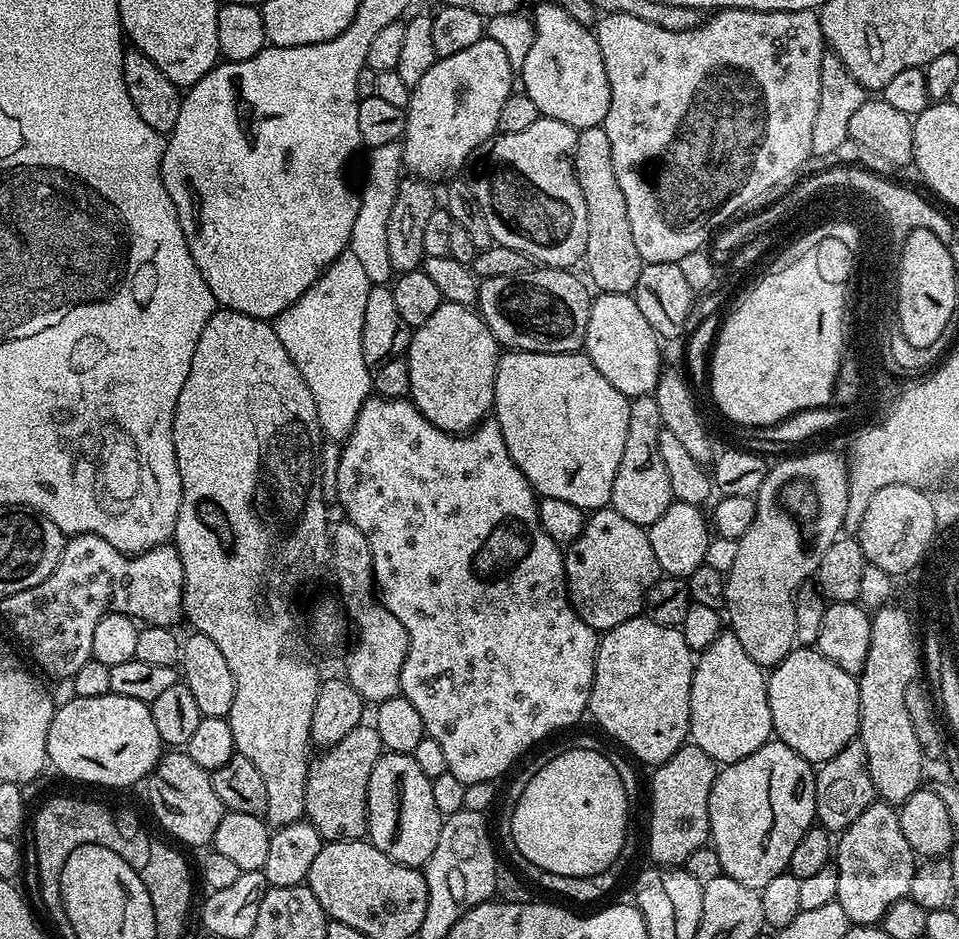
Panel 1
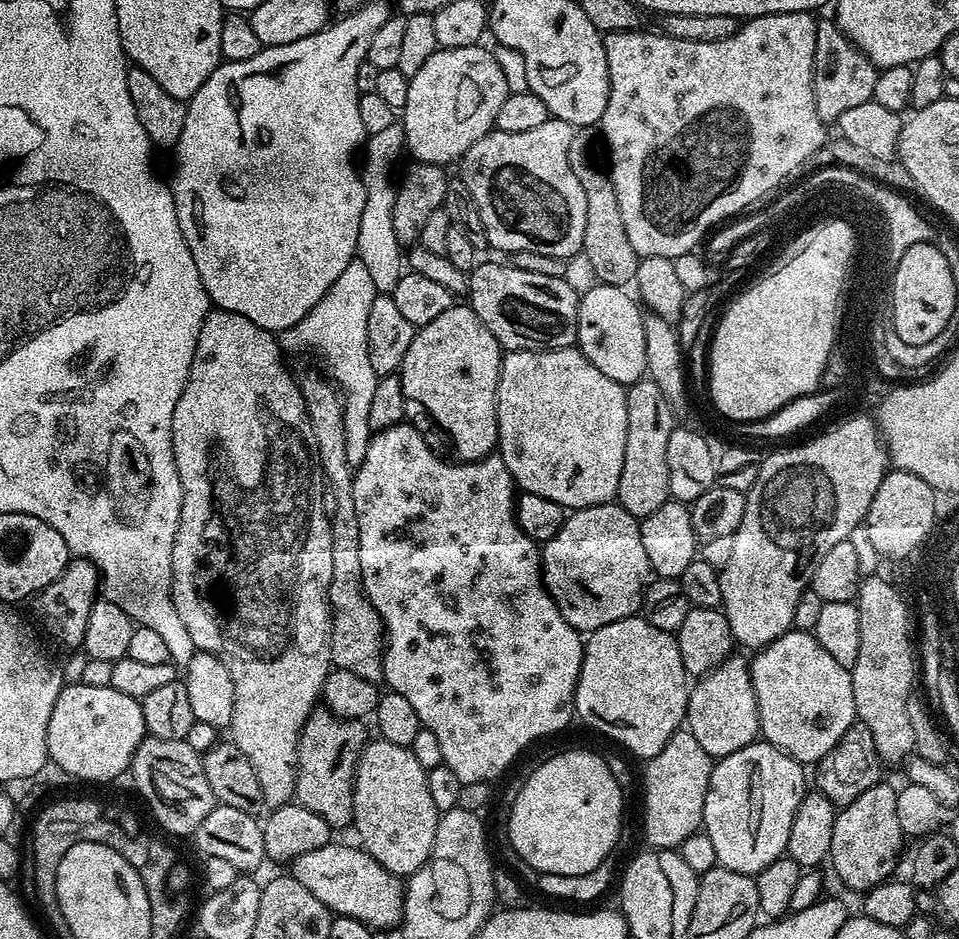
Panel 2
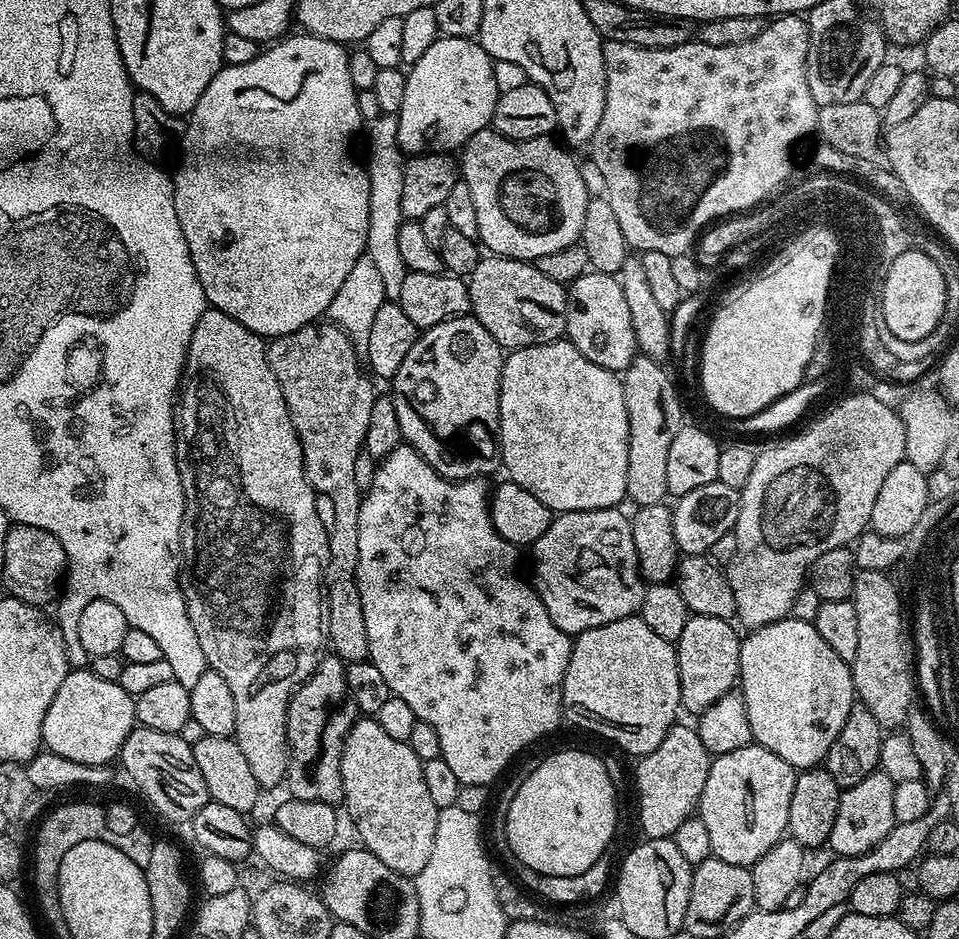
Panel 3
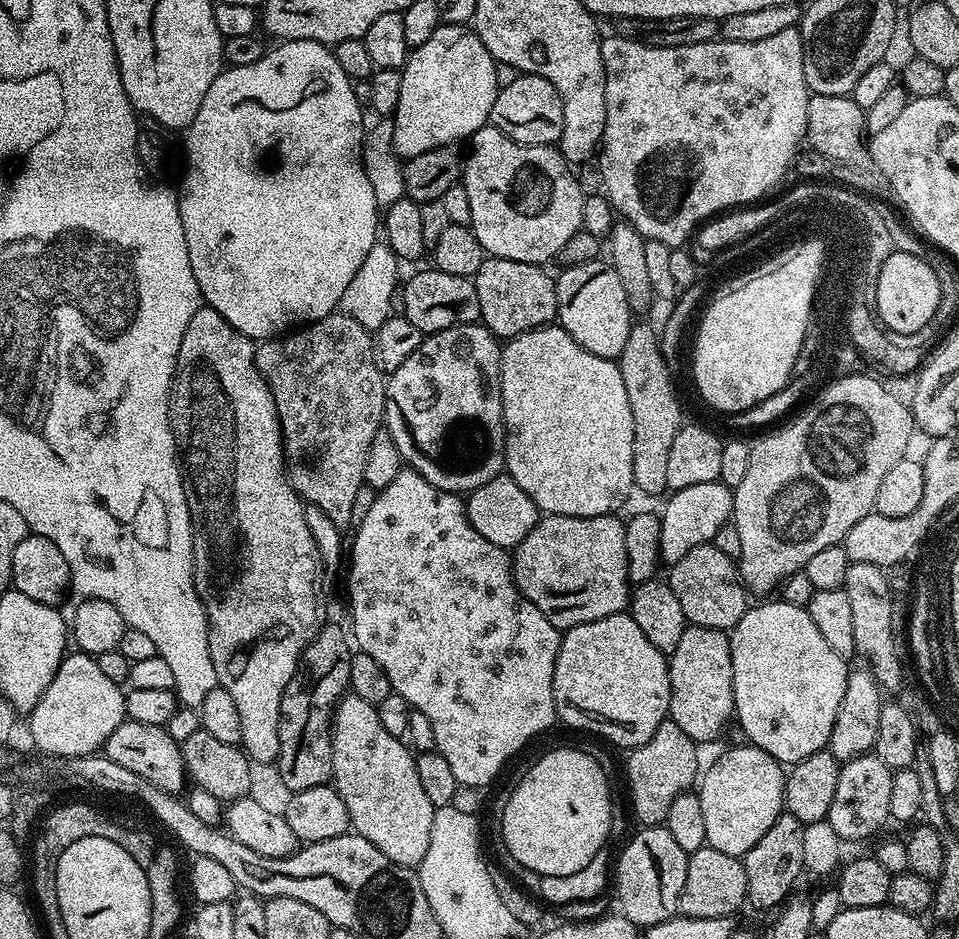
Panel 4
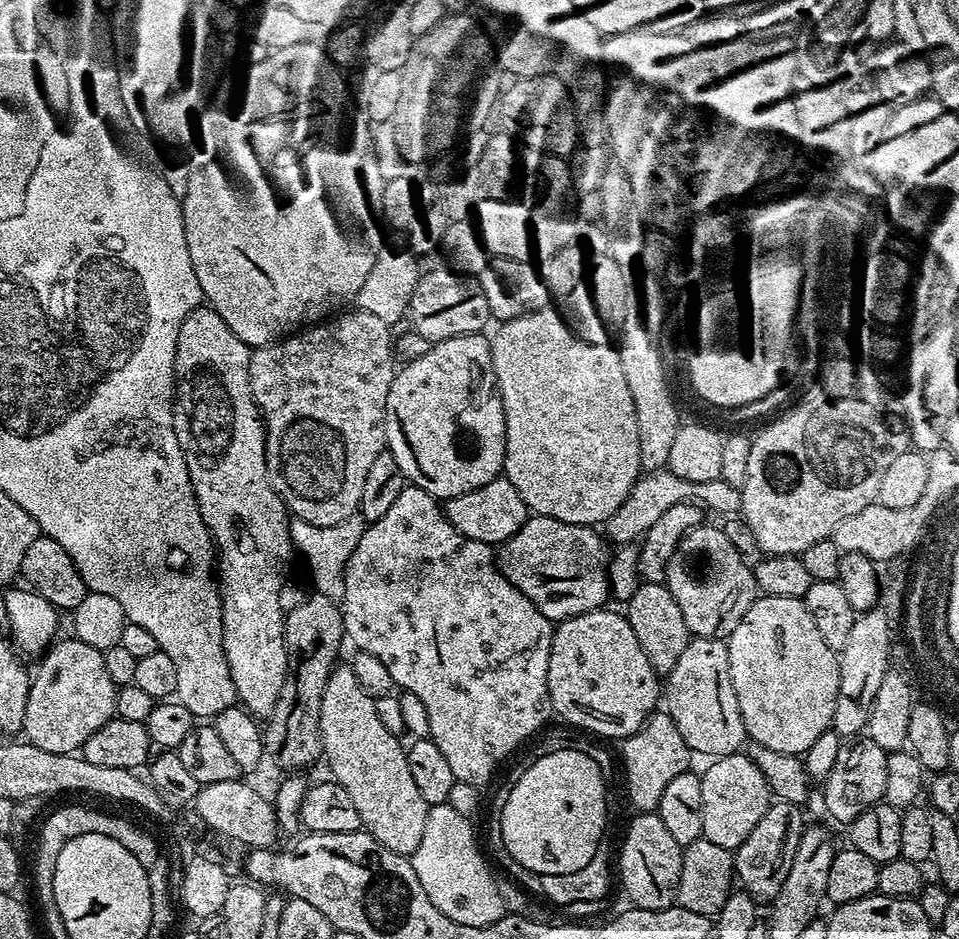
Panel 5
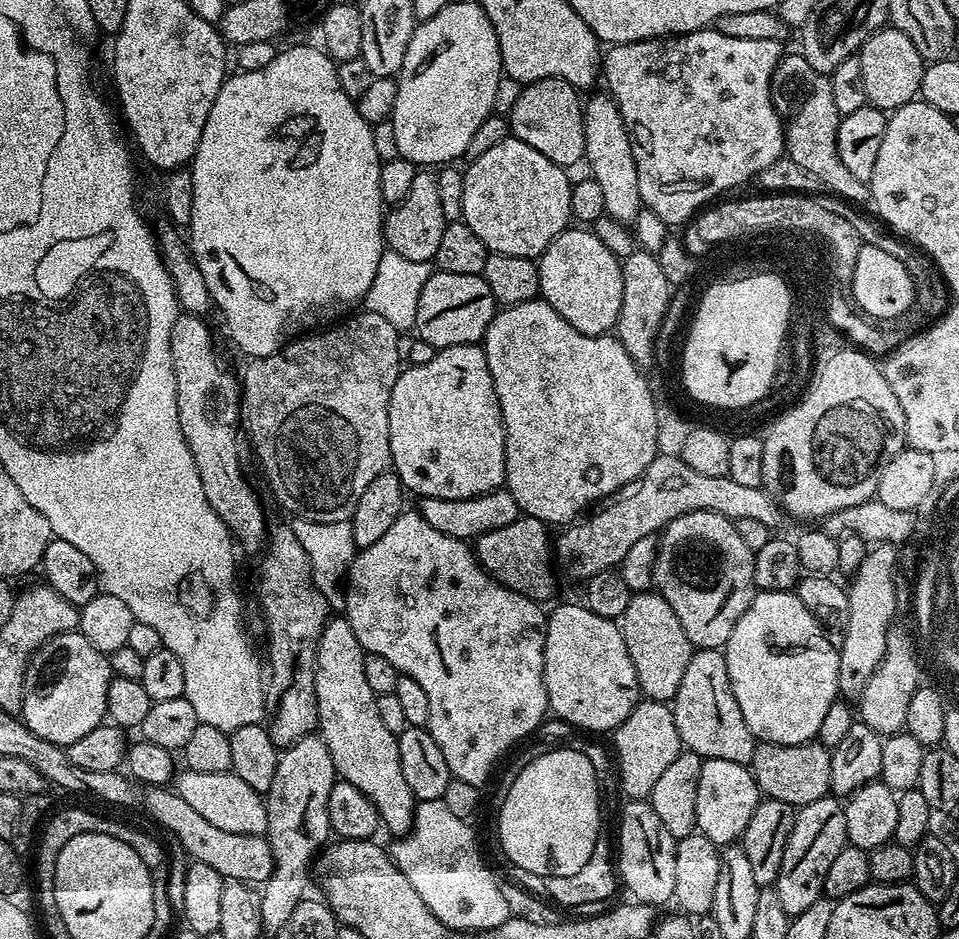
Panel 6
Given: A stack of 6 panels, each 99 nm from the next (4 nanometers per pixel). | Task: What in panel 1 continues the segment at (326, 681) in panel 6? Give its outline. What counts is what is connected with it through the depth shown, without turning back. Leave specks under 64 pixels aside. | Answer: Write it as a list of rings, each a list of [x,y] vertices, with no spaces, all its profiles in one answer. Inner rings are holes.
[[[385,751],[370,770],[368,783],[368,830],[367,839],[375,848],[382,850],[394,862],[405,864],[408,868],[420,868],[427,864],[434,854],[434,846],[438,846],[438,834],[442,830],[445,817],[441,816],[438,805],[434,802],[432,782],[418,767],[418,762],[407,752]]]

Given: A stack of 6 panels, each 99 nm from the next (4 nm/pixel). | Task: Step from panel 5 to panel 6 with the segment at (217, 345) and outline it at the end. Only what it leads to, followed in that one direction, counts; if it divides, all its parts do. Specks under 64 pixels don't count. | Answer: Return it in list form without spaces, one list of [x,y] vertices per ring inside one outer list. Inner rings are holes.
[[[181,314],[177,316],[174,326],[170,330],[170,354],[172,355],[172,369],[174,370],[174,382],[176,383],[176,397],[178,398],[178,422],[182,426],[182,438],[186,438],[186,446],[190,446],[190,454],[194,458],[194,466],[198,466],[198,474],[202,478],[202,490],[206,490],[206,502],[210,502],[210,506],[218,514],[218,518],[222,518],[225,529],[231,532],[237,545],[245,544],[248,548],[256,548],[265,543],[266,540],[266,524],[264,528],[264,508],[260,505],[260,500],[256,497],[254,489],[248,485],[248,480],[244,477],[244,472],[240,469],[240,436],[236,433],[236,419],[242,416],[242,388],[230,373],[224,369],[224,364],[220,360],[216,360],[216,348],[212,345],[212,332],[208,329],[207,319],[191,314]]]

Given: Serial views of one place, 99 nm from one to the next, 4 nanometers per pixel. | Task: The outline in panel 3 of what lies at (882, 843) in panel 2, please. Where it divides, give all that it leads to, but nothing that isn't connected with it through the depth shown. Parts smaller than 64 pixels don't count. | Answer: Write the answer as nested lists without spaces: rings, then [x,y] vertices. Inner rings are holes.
[[[879,770],[870,773],[862,782],[843,789],[838,802],[837,817],[827,840],[827,847],[832,847],[837,857],[864,855],[878,846],[886,834],[895,827],[894,790],[896,783],[885,772]]]

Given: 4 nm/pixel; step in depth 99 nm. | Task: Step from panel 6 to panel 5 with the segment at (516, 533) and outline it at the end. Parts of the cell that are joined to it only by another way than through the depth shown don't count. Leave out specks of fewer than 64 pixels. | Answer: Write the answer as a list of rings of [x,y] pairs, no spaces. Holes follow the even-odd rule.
[[[529,515],[522,530],[514,534],[498,548],[498,563],[504,577],[530,602],[534,602],[541,614],[548,620],[559,622],[570,616],[595,612],[597,608],[609,603],[608,563],[610,561],[610,544],[595,527],[587,524],[567,524],[558,518]]]

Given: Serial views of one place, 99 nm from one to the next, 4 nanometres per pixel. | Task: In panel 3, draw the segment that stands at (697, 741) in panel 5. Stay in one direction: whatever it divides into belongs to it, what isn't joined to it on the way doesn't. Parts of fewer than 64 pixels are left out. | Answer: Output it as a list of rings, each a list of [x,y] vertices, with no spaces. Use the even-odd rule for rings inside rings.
[[[689,615],[686,626],[682,626],[682,634],[674,642],[678,658],[678,678],[680,679],[680,702],[683,711],[701,714],[724,695],[737,687],[740,678],[740,642],[741,633],[736,633],[737,625],[732,620],[722,618],[706,618]]]

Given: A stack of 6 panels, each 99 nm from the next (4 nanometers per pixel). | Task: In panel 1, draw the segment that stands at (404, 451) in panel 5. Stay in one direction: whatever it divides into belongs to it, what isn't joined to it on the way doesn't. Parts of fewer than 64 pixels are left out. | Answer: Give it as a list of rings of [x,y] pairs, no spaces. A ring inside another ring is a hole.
[[[440,303],[438,310],[411,333],[408,341],[406,359],[410,370],[410,399],[417,412],[444,432],[471,432],[493,411],[496,363],[501,355],[494,334],[479,311],[467,304]]]

